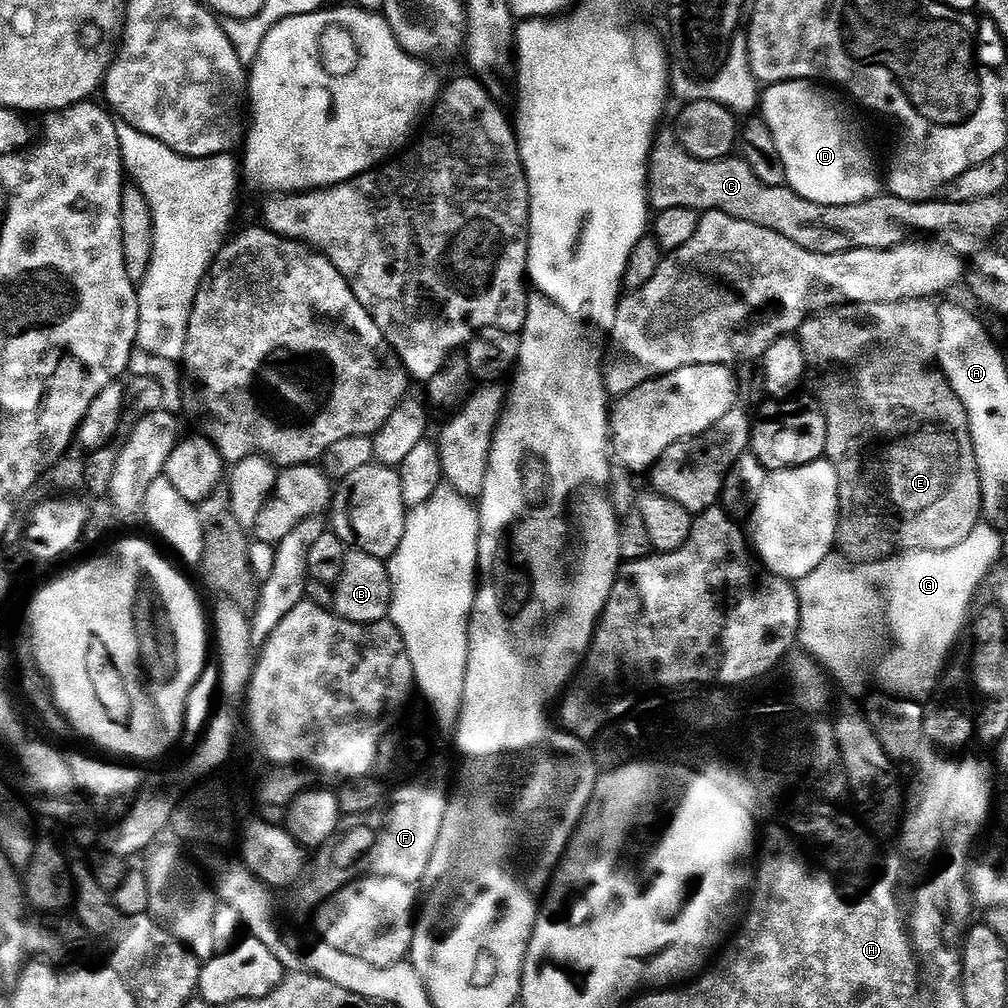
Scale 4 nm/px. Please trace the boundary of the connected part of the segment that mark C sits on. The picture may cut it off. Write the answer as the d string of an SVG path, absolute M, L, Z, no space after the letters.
M670 128L661 129L653 141L648 164L648 199L649 205L658 212L670 208L688 208L697 212L718 211L730 214L740 221L754 222L755 225L774 230L775 233L790 238L802 247L806 240L836 240L836 236L844 236L844 220L840 220L840 216L848 212L848 206L832 206L832 212L836 212L836 216L832 216L832 220L820 220L820 216L828 216L828 206L825 204L810 202L787 185L766 186L765 183L758 181L743 157L729 156L714 161L698 159L684 149L675 131Z

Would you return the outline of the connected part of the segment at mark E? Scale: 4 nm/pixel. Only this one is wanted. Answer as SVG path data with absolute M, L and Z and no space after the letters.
M919 299L919 300L902 300L902 301L894 301L894 302L874 302L873 304L842 304L838 308L830 308L826 312L817 312L814 316L809 316L807 320L805 320L804 325L798 329L798 339L800 345L802 346L802 350L804 351L804 357L806 358L806 362L808 363L808 368L811 371L816 371L816 388L820 391L820 396L818 395L818 403L821 408L823 408L824 413L826 414L826 456L827 459L832 461L833 466L836 468L836 473L840 478L840 506L842 509L842 516L850 516L850 514L854 514L854 516L863 517L863 509L868 508L868 514L866 512L866 516L868 520L877 520L879 524L882 524L890 534L884 538L884 546L880 546L878 550L880 550L880 558L890 557L897 555L899 552L911 552L913 551L910 545L906 544L906 542L900 542L898 540L898 534L900 534L900 530L902 530L902 526L904 524L908 524L908 522L912 522L912 520L916 520L916 518L920 518L922 514L926 514L930 508L934 508L938 502L942 502L944 498L948 500L948 496L952 494L952 488L956 486L956 498L958 498L958 528L962 528L962 530L971 530L976 528L976 525L981 523L982 513L984 511L984 487L982 486L982 482L980 481L980 467L978 466L978 458L974 454L974 442L972 441L972 431L970 430L970 422L968 421L968 415L966 414L966 406L962 406L962 402L958 398L958 394L953 390L952 387L948 384L948 378L944 375L944 372L941 371L939 366L939 357L940 357L940 308L937 305L934 306L935 303L931 299Z

